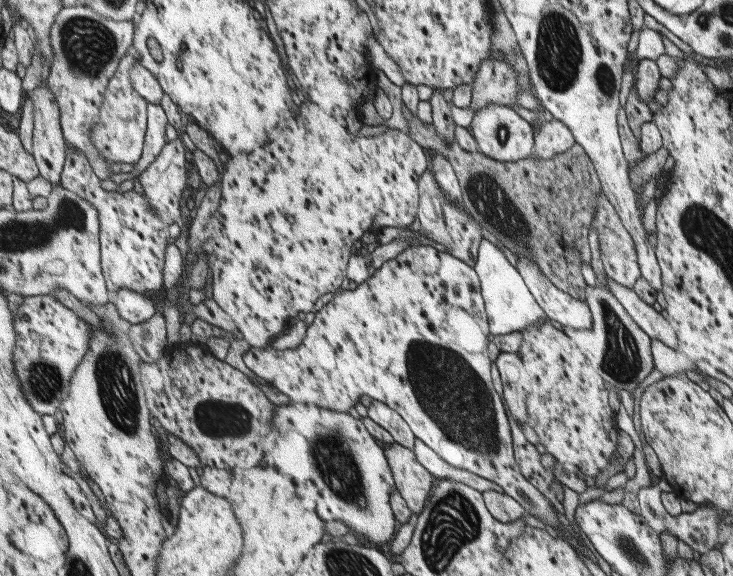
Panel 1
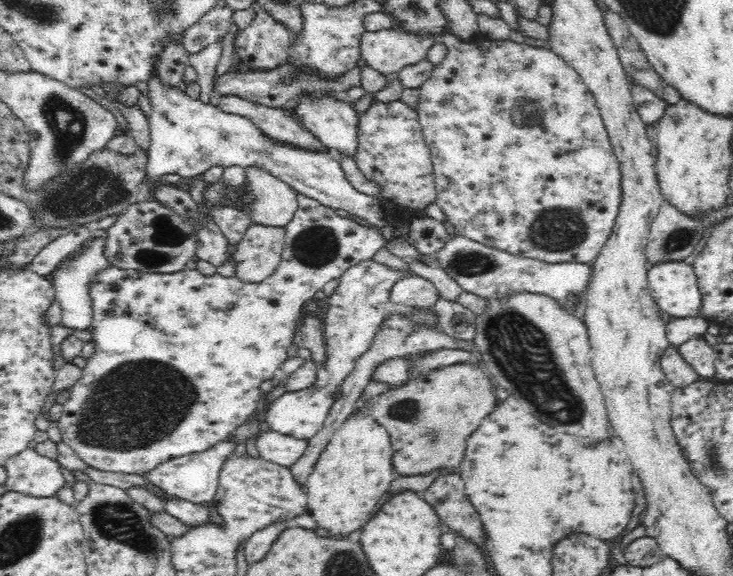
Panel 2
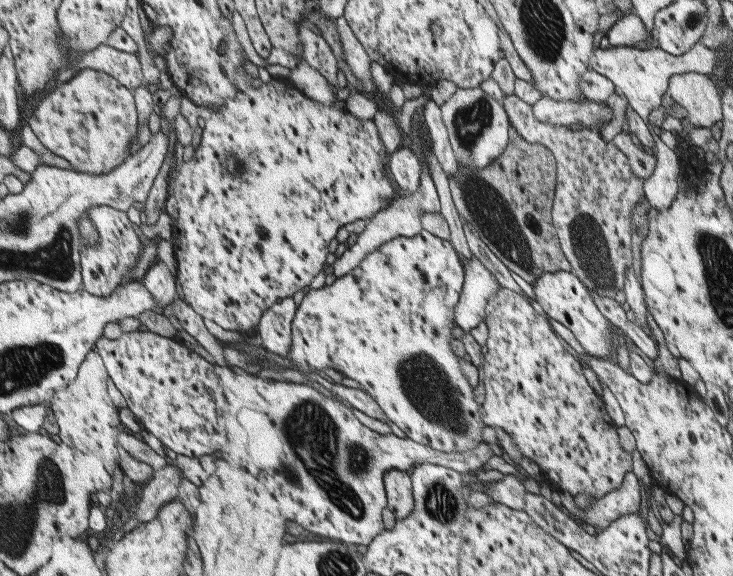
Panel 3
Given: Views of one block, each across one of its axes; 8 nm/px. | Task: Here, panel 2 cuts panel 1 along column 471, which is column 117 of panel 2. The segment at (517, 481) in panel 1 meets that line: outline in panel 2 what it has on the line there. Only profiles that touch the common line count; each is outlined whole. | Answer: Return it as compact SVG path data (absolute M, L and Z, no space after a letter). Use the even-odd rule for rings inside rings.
M299 194L300 210L296 212L294 220L286 226L286 246L284 246L284 260L280 262L278 270L274 276L266 278L260 284L249 284L238 278L222 278L222 276L202 276L197 270L182 269L174 273L152 273L134 272L134 270L116 270L104 274L98 284L92 284L92 297L96 298L96 314L94 314L94 336L97 351L95 356L88 362L88 370L80 374L80 382L72 388L72 400L66 402L64 410L66 414L60 420L60 426L64 430L62 442L68 444L76 451L77 456L91 468L102 470L102 472L126 474L126 475L146 475L153 472L162 464L173 459L178 459L188 454L198 454L214 448L216 444L225 442L231 434L240 429L258 411L259 402L263 401L265 393L262 392L262 384L272 380L278 372L280 366L290 358L288 348L293 344L296 326L302 312L305 311L306 302L315 298L318 292L324 290L324 286L332 280L338 280L344 276L346 270L350 270L352 265L362 260L372 259L380 250L388 246L388 238L382 233L381 227L364 226L348 218L340 217L336 211L327 206Z

